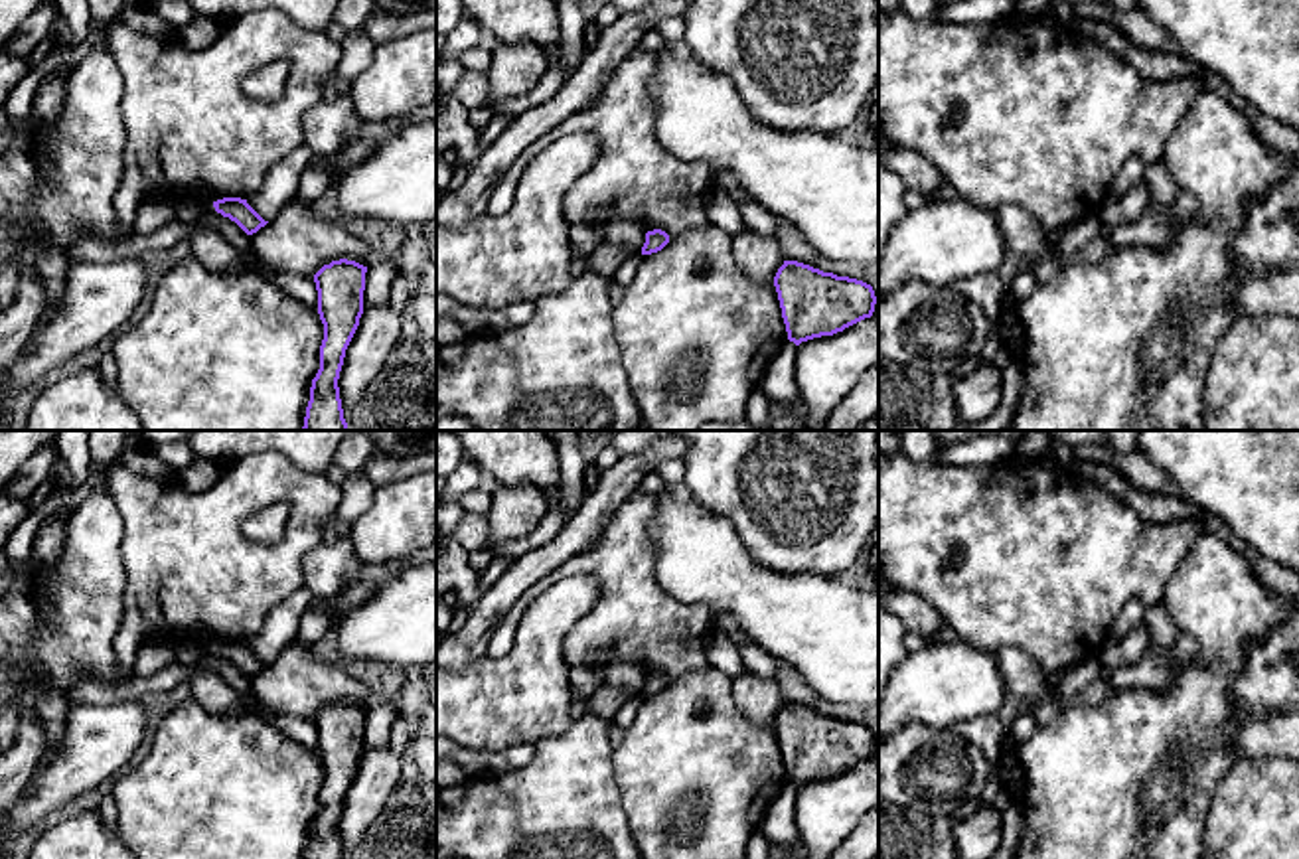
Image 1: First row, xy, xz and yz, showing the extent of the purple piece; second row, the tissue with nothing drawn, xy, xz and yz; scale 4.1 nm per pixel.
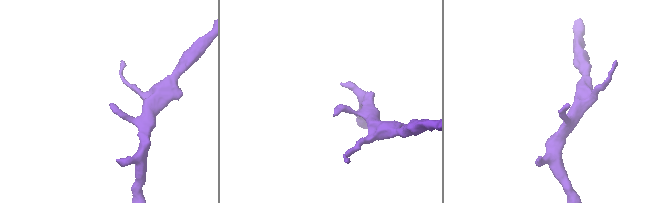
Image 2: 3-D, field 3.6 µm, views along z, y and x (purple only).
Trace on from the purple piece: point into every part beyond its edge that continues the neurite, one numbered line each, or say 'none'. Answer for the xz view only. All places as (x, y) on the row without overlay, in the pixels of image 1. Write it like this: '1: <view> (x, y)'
none

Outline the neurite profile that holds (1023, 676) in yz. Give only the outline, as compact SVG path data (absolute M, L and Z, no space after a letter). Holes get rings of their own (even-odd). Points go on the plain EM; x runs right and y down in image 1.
M1001 648L993 652L993 658L1009 695L1027 705L1036 705L1048 697L1048 673L1034 658L1017 648Z

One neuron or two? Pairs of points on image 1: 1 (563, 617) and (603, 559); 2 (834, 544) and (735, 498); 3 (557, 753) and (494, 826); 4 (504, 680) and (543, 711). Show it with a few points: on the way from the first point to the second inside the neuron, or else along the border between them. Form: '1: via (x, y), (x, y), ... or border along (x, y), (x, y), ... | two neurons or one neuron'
1: border along (545, 589), (571, 575), (591, 575), (601, 597) | two neurons
2: via (810, 520), (786, 496), (759, 496) | one neuron
3: via (549, 771), (512, 808) | one neuron
4: via (514, 686), (534, 702) | one neuron

